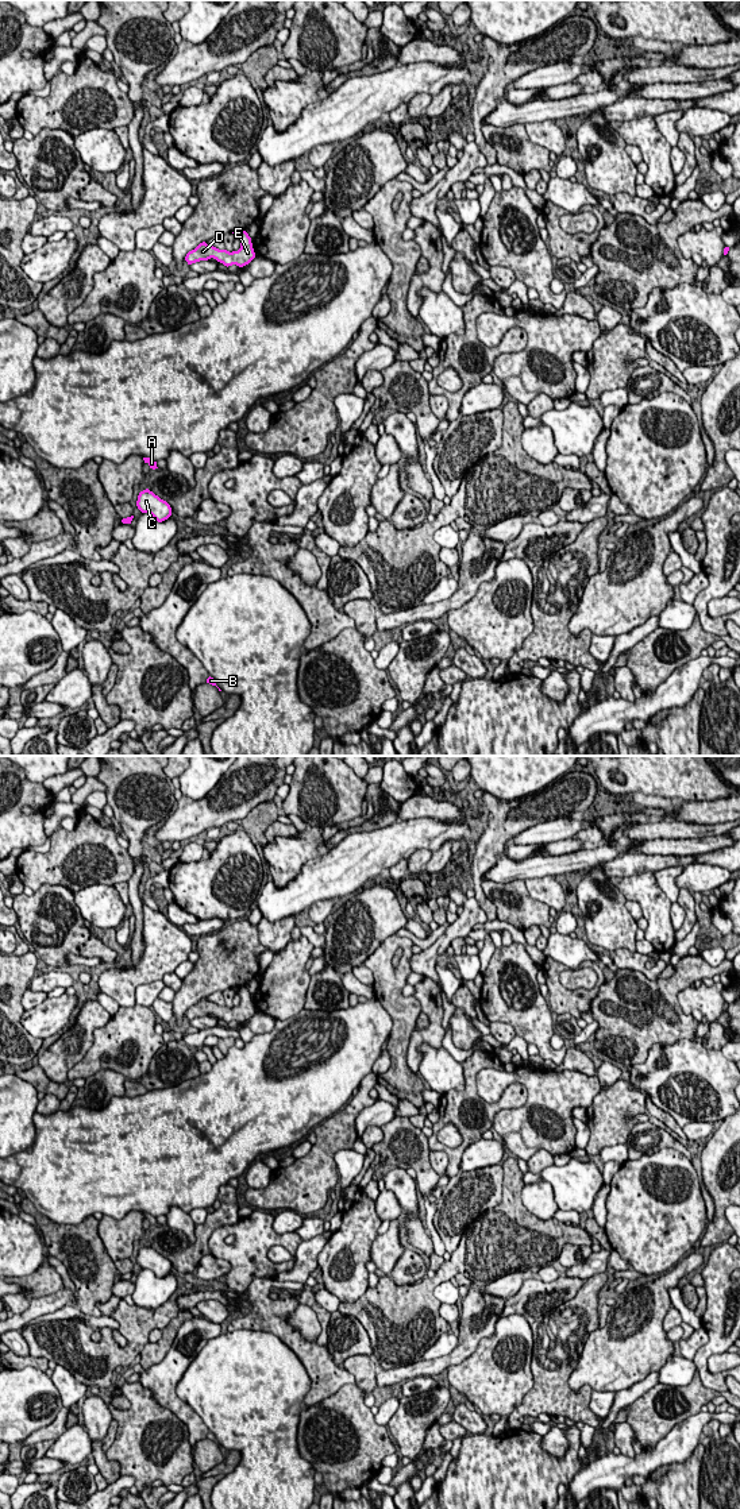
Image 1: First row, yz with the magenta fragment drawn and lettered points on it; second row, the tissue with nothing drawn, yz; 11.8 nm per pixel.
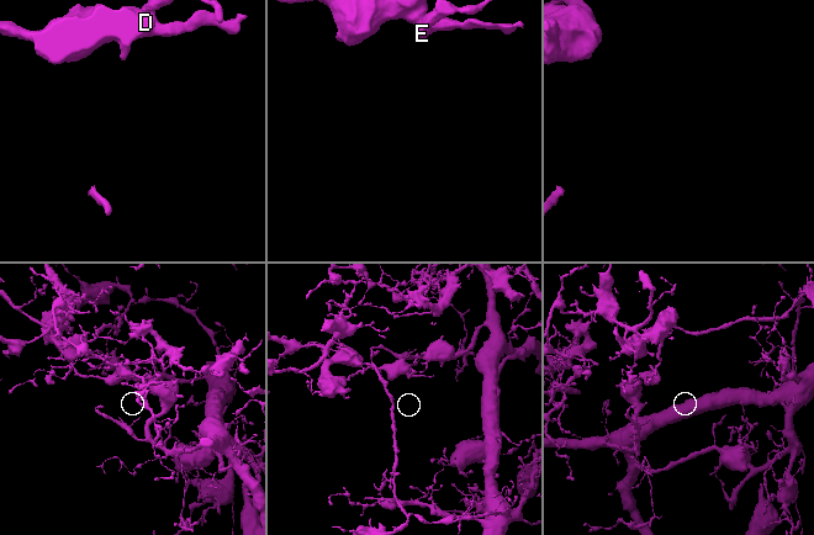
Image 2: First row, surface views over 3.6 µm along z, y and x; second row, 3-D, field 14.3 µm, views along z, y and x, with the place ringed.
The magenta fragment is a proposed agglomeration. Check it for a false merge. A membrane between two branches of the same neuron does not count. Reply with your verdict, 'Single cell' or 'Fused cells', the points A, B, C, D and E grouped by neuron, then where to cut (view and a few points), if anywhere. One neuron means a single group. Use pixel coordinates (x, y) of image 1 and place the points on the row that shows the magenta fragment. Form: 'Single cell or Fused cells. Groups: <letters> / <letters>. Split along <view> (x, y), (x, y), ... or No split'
Fused cells. Groups: A B C / D E. Split along yz (241, 232), (236, 236)

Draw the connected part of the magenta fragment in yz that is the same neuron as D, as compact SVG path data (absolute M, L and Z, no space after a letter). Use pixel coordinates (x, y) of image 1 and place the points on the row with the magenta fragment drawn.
M242 231L238 239L240 240L240 248L238 251L230 252L227 250L219 250L203 242L194 250L186 254L185 260L188 262L188 265L192 265L213 258L227 267L232 265L243 267L255 258L255 252L253 248L251 238L246 231Z

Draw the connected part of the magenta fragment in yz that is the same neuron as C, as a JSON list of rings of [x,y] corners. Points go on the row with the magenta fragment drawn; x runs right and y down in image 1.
[[[149,489],[139,493],[136,506],[142,513],[151,514],[158,522],[171,516],[170,505]]]

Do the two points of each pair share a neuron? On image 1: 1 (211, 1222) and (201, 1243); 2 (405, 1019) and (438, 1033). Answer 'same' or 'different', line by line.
1: same
2: different

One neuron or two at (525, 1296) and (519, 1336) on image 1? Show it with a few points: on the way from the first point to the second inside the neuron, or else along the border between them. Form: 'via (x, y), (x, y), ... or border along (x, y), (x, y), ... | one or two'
border along (524, 1315), (504, 1315), (501, 1318) | two

